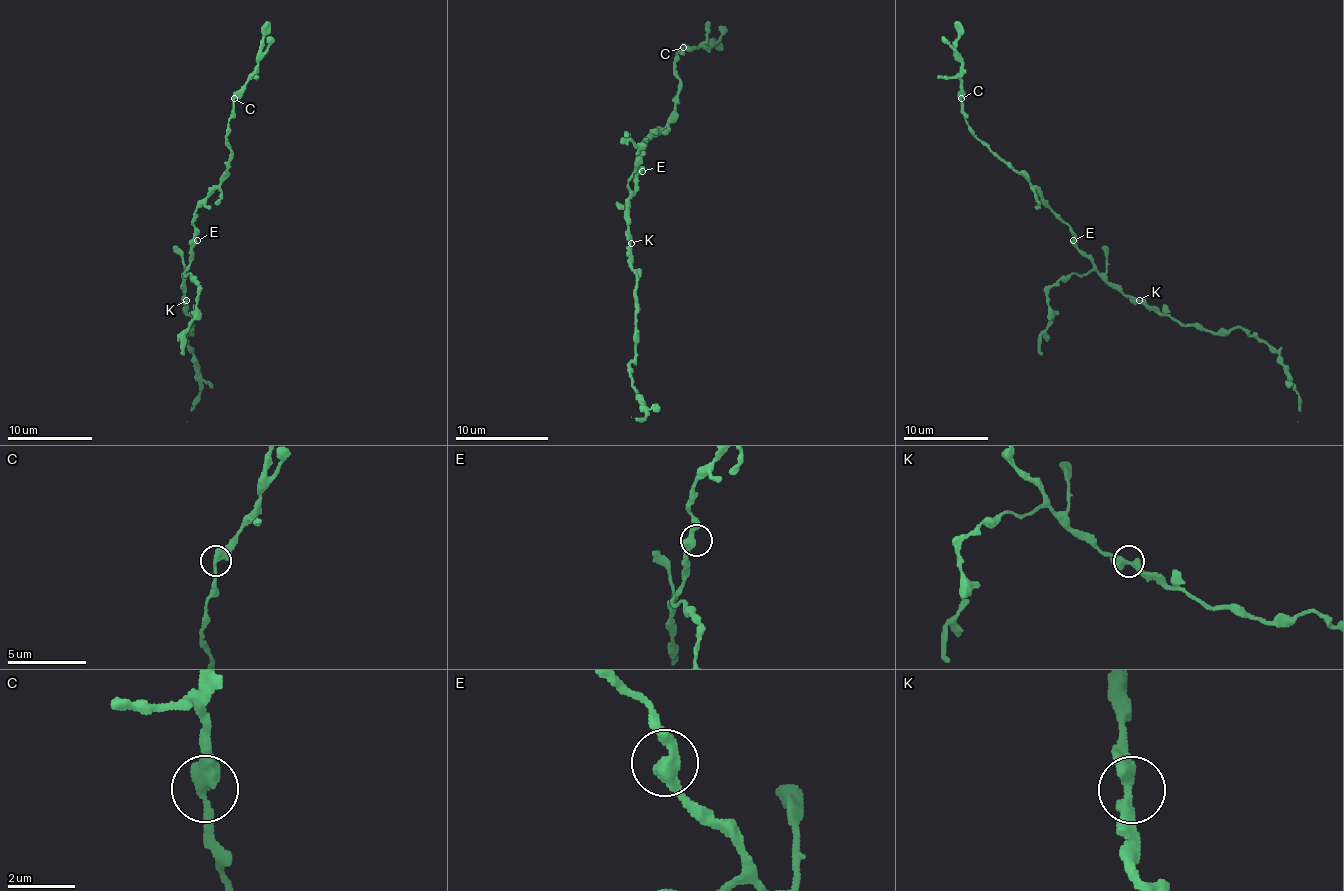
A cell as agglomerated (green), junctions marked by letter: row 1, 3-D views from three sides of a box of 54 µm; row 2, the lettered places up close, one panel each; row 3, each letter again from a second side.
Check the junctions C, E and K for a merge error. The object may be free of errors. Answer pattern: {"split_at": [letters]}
{"split_at": []}

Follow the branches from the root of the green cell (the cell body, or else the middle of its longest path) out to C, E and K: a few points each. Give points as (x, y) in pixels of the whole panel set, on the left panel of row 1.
C: (191, 257), (195, 232), (193, 215), (218, 187), (227, 172), (231, 153), (227, 125), (233, 110), (233, 98)
E: (191, 257), (191, 247), (197, 240)
K: (191, 257), (191, 266), (184, 274), (186, 300)

